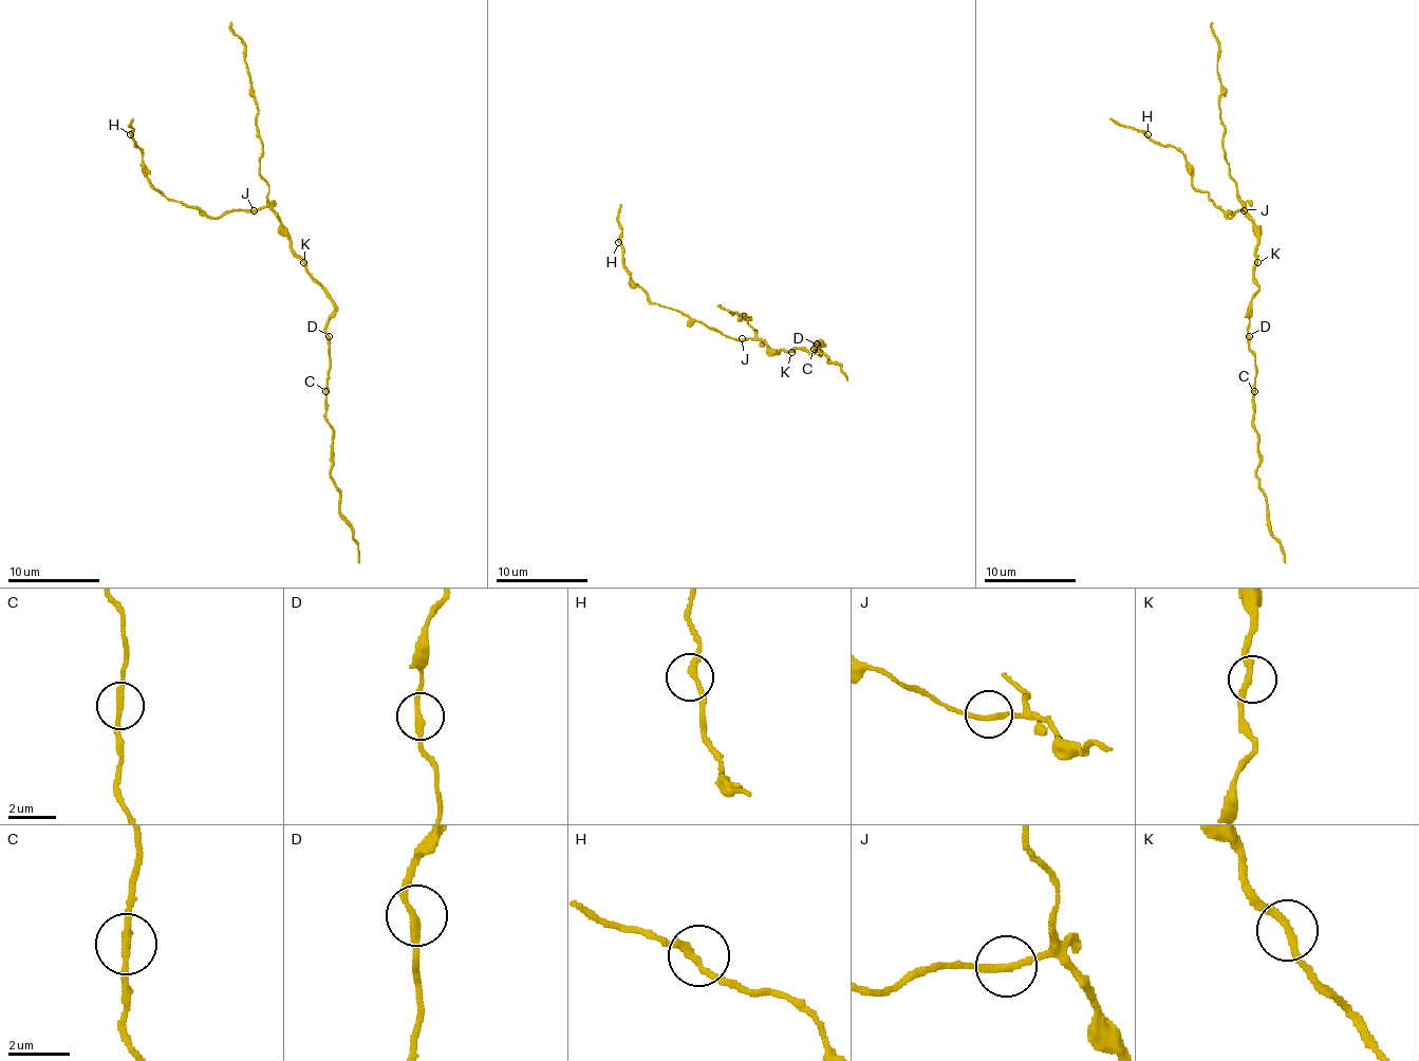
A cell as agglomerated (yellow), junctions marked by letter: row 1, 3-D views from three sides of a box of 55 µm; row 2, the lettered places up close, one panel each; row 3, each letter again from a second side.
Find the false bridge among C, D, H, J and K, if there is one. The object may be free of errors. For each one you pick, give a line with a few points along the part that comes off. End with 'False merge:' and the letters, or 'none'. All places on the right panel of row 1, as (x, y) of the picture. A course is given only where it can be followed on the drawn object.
False merge: none

